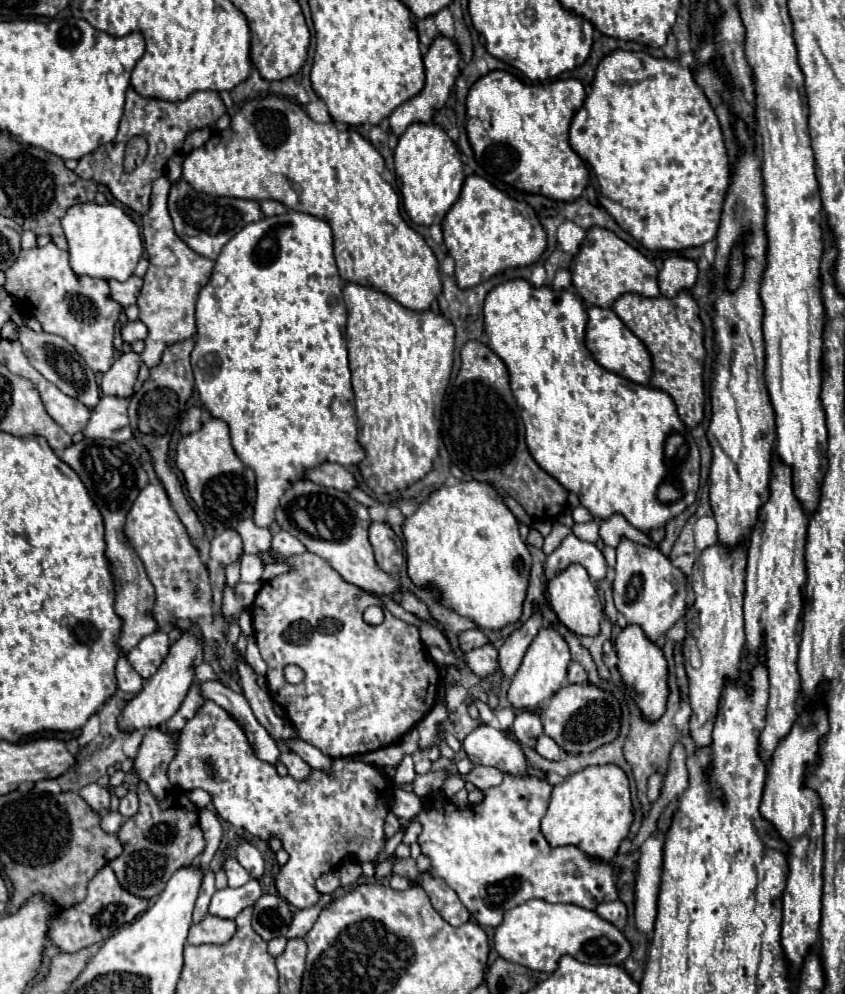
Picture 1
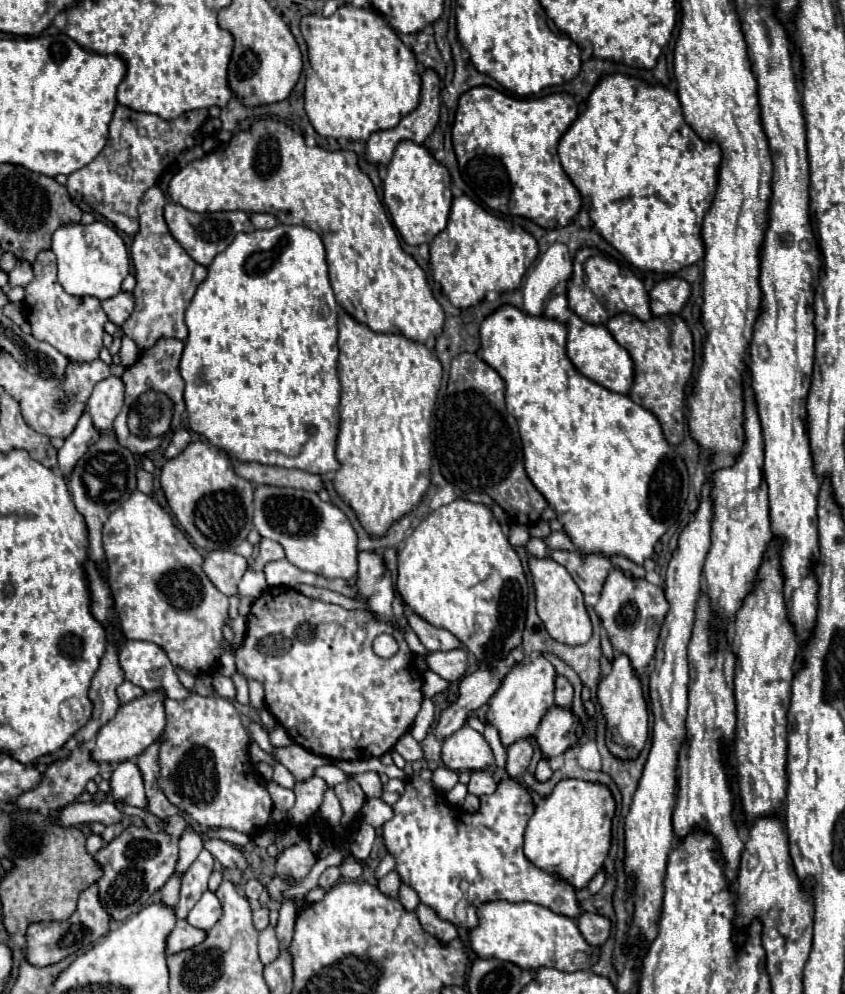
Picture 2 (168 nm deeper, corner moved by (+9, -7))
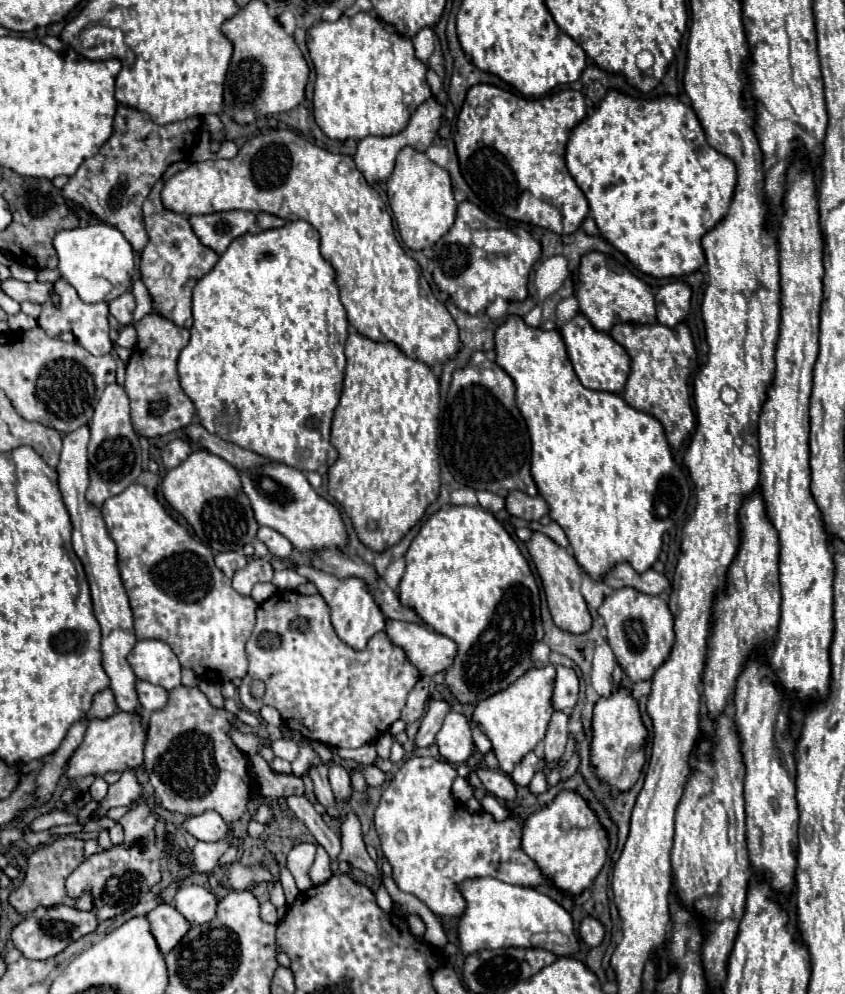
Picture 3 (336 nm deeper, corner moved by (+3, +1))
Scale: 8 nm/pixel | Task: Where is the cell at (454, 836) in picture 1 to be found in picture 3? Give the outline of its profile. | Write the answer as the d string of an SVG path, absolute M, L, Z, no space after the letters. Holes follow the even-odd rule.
M410 757L402 763L402 767L392 775L388 781L380 805L374 811L374 829L380 837L382 851L392 865L392 875L398 887L404 893L416 895L422 903L430 907L430 911L438 917L458 917L466 909L464 897L458 893L456 885L464 879L478 879L478 877L492 877L510 885L534 887L546 881L538 865L522 851L520 837L522 837L522 819L506 819L496 823L488 813L468 813L464 805L458 805L451 795L454 779L450 779L452 765L446 761L436 761L434 757Z

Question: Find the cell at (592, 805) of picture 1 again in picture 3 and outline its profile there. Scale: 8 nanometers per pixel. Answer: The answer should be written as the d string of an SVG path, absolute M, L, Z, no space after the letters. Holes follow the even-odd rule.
M562 791L550 805L532 813L524 821L522 849L556 889L578 895L594 883L598 871L602 869L608 837L586 801L576 791Z

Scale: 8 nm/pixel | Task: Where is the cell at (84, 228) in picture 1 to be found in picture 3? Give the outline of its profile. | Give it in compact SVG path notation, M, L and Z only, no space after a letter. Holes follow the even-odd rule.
M96 223L88 227L60 231L54 237L54 247L58 253L58 267L41 269L38 272L38 281L56 283L58 279L64 279L76 289L78 297L84 303L110 303L130 289L134 273L134 251L116 227Z

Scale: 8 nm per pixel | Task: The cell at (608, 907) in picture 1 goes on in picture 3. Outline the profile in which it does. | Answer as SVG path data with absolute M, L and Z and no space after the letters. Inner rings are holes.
M586 917L578 927L578 935L580 935L582 943L586 943L588 947L598 947L602 943L602 937L604 937L604 927L598 919Z

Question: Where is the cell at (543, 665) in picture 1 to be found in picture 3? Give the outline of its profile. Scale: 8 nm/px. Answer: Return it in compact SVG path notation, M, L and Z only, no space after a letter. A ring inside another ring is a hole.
M548 665L544 669L532 667L524 677L514 681L506 691L492 695L486 701L480 701L474 709L472 721L486 733L492 741L492 751L500 763L504 773L512 773L512 769L522 761L522 757L544 739L546 727L554 713L552 709L552 691L554 691L556 669Z

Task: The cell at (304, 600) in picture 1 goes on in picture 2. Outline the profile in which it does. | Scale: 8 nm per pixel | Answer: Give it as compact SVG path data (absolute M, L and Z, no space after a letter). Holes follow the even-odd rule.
M270 587L254 601L254 605L250 609L250 615L248 615L248 631L246 631L244 645L238 647L238 651L236 651L236 667L246 679L258 679L258 681L264 683L266 709L288 731L288 735L294 743L298 743L300 747L304 747L304 749L308 749L316 755L322 755L322 757L328 757L328 759L334 759L334 761L340 761L340 759L346 759L346 761L370 759L370 757L382 757L384 753L388 753L396 745L396 741L410 731L410 727L414 723L414 717L418 715L422 699L424 699L424 693L422 693L424 679L422 679L422 673L416 669L414 653L410 651L408 643L404 641L402 631L398 631L396 627L390 627L390 623L378 623L378 619L374 619L374 615L366 615L366 611L348 611L348 609L344 609L340 605L334 605L334 603L324 603L324 601L318 601L318 599L310 599L310 597L304 597L300 591L296 591L292 587ZM380 633L394 635L394 639L400 645L398 653L390 659L382 659L372 651L372 641Z

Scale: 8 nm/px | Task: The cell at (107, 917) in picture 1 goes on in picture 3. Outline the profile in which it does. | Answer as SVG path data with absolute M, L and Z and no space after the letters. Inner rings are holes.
M38 907L12 929L12 943L26 959L50 959L64 951L72 941L92 933L98 927L96 911L78 911L74 907Z

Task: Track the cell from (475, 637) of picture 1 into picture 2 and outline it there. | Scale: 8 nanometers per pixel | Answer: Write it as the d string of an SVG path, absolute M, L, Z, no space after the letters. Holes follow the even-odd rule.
M404 609L404 615L408 617L410 627L416 631L418 639L428 651L452 651L454 647L462 647L462 643L458 643L458 639L450 635L450 631L426 623L422 617L418 617L410 609Z

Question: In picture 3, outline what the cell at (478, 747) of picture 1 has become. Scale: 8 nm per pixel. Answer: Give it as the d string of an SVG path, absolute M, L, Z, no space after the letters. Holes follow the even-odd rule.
M450 711L442 723L442 729L436 733L436 745L440 755L452 763L466 763L468 757L476 751L470 735L470 723L464 715Z

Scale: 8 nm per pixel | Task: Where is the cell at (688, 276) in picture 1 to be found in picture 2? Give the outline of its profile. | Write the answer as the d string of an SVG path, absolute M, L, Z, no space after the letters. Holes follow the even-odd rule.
M666 277L650 291L650 309L654 315L680 313L690 295L690 285L682 277Z

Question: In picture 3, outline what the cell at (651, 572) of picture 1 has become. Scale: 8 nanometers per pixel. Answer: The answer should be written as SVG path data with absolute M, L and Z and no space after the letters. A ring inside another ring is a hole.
M632 587L610 593L598 613L606 625L606 639L614 651L618 665L624 669L630 681L650 681L654 671L668 659L674 643L674 615L660 597L644 595Z

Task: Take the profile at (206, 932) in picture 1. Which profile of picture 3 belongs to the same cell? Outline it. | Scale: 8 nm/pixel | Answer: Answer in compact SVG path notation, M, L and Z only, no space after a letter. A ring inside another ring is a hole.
M172 905L154 907L146 915L146 919L150 921L150 931L152 931L162 955L166 955L170 949L174 949L178 945L178 941L186 935L186 931L192 927Z

